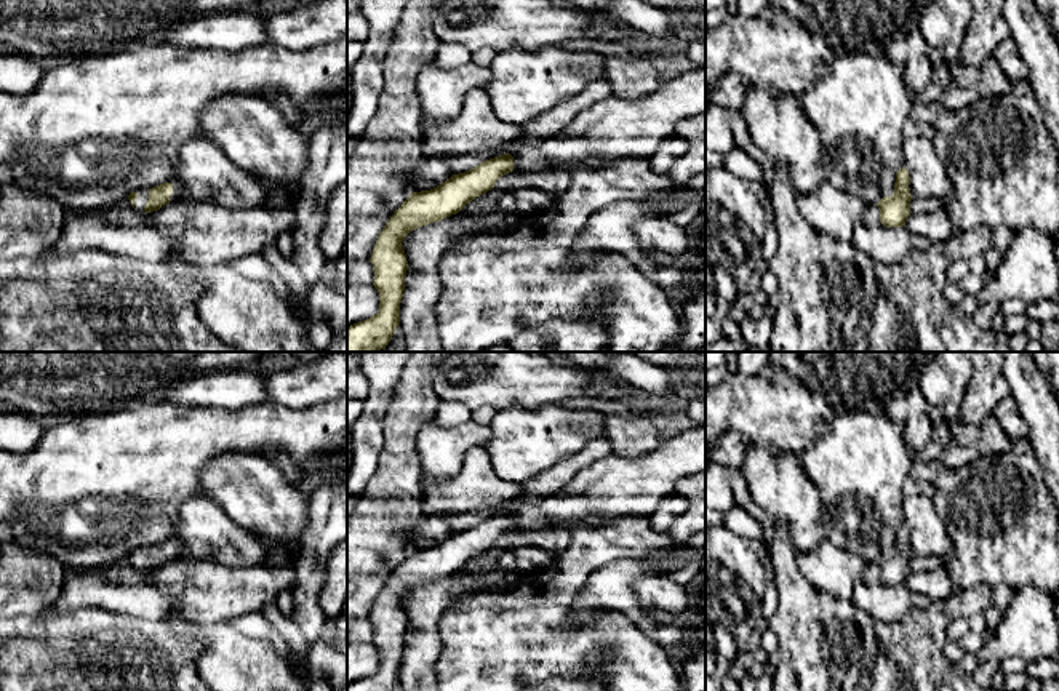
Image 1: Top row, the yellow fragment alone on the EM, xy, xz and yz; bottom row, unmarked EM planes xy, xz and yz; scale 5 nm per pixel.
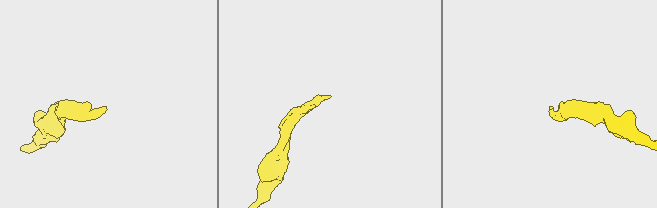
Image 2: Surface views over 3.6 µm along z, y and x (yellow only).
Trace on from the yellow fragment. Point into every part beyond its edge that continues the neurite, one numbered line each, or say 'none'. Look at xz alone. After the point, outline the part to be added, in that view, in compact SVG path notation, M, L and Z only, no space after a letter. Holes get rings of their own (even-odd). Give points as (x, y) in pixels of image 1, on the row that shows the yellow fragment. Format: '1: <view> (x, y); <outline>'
1: xz (552, 122); M608 78L589 83L579 94L558 102L537 118L525 123L523 134L502 146L506 154L512 154L525 146L537 146L547 138L561 133L581 110L611 94L613 83Z

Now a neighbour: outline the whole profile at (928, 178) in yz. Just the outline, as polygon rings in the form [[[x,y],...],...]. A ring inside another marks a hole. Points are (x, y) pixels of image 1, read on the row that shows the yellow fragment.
[[[912,136],[902,142],[904,168],[910,176],[912,198],[939,198],[942,203],[952,197],[953,189],[944,163],[934,150],[931,139]]]

